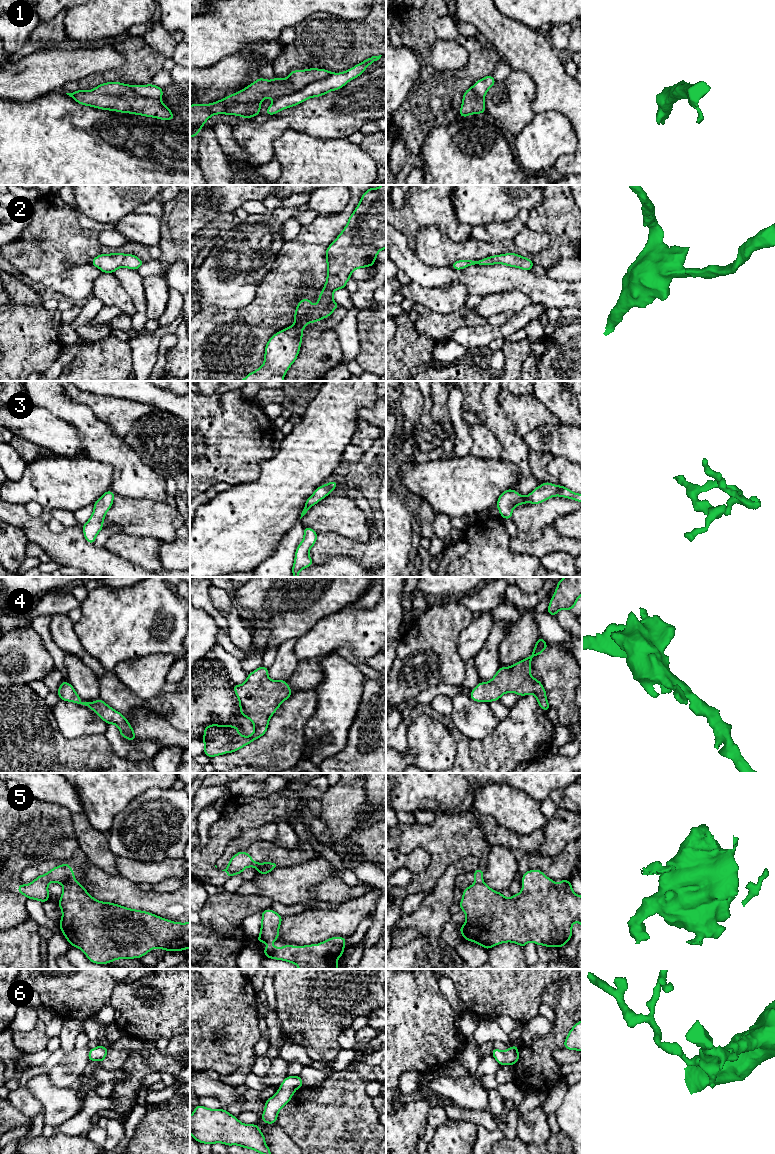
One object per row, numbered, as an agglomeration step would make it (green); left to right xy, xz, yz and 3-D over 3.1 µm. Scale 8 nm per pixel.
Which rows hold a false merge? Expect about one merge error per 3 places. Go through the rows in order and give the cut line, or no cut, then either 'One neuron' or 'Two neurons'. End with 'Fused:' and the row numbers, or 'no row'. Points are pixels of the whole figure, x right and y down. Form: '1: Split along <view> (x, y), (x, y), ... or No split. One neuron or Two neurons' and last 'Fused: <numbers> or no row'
1: No split. One neuron
2: No split. One neuron
3: No split. One neuron
4: No split. One neuron
5: Split along xy (77, 882), (64, 882), (62, 884). Two neurons
6: No split. One neuron
Fused: 5

